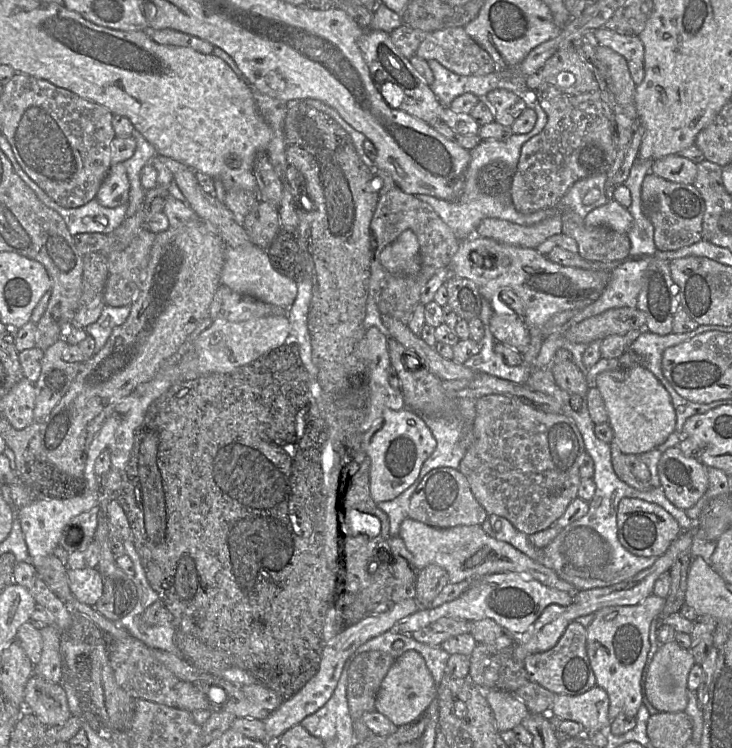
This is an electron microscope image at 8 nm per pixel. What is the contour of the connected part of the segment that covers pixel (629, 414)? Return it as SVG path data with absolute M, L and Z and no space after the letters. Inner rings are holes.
M643 366L600 373L595 381L604 401L613 439L623 454L639 455L658 448L675 431L671 397L654 374Z

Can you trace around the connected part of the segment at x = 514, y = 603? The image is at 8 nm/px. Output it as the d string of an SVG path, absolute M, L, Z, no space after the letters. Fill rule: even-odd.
M517 573L490 574L470 581L470 586L456 599L438 607L420 608L407 617L394 629L402 634L412 634L442 618L464 619L477 621L491 619L514 636L526 635L543 610L551 605L568 606L573 595L547 587L539 581Z

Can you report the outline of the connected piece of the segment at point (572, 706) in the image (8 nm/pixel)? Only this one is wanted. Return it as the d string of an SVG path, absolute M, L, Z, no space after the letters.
M594 686L583 694L556 695L549 710L550 715L561 720L577 722L587 730L607 731L609 698L606 691Z

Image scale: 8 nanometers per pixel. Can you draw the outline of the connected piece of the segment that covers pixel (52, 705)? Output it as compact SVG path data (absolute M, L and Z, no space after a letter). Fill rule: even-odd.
M36 674L25 686L24 711L34 713L46 727L61 725L72 716L61 684L49 682Z

